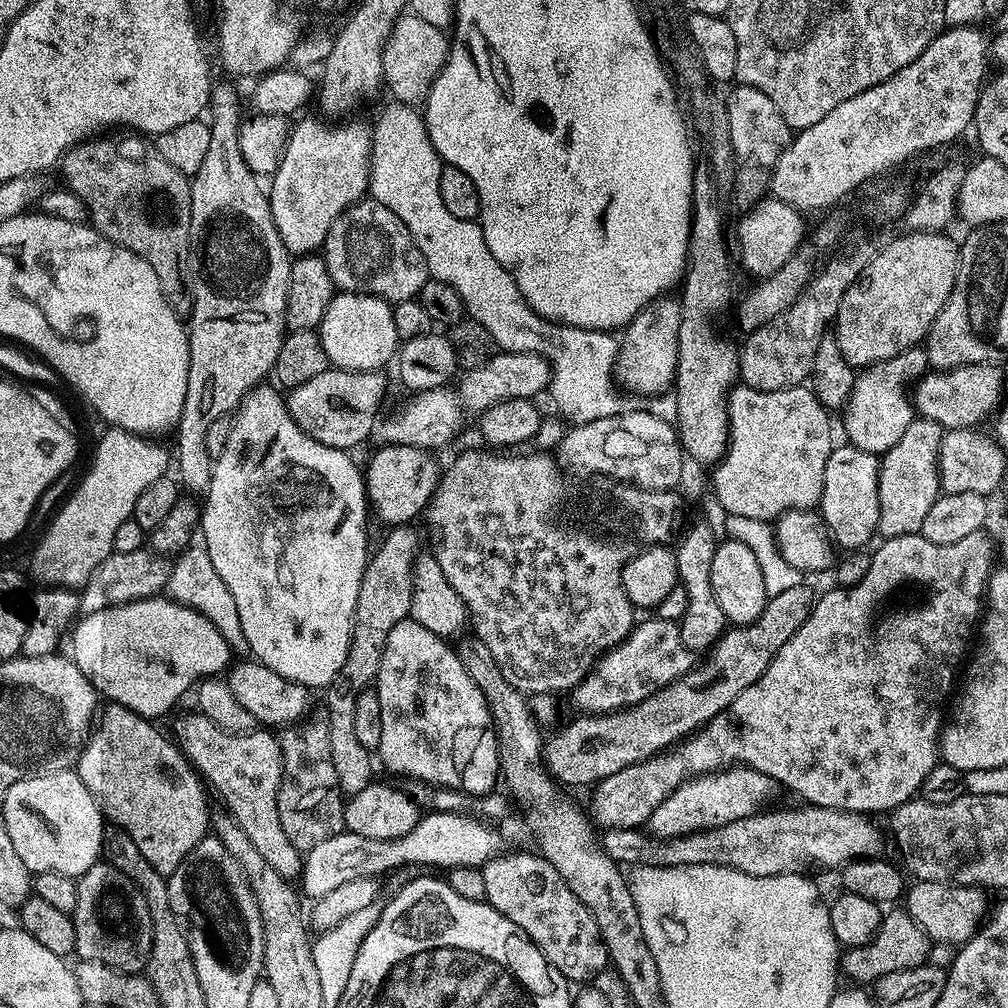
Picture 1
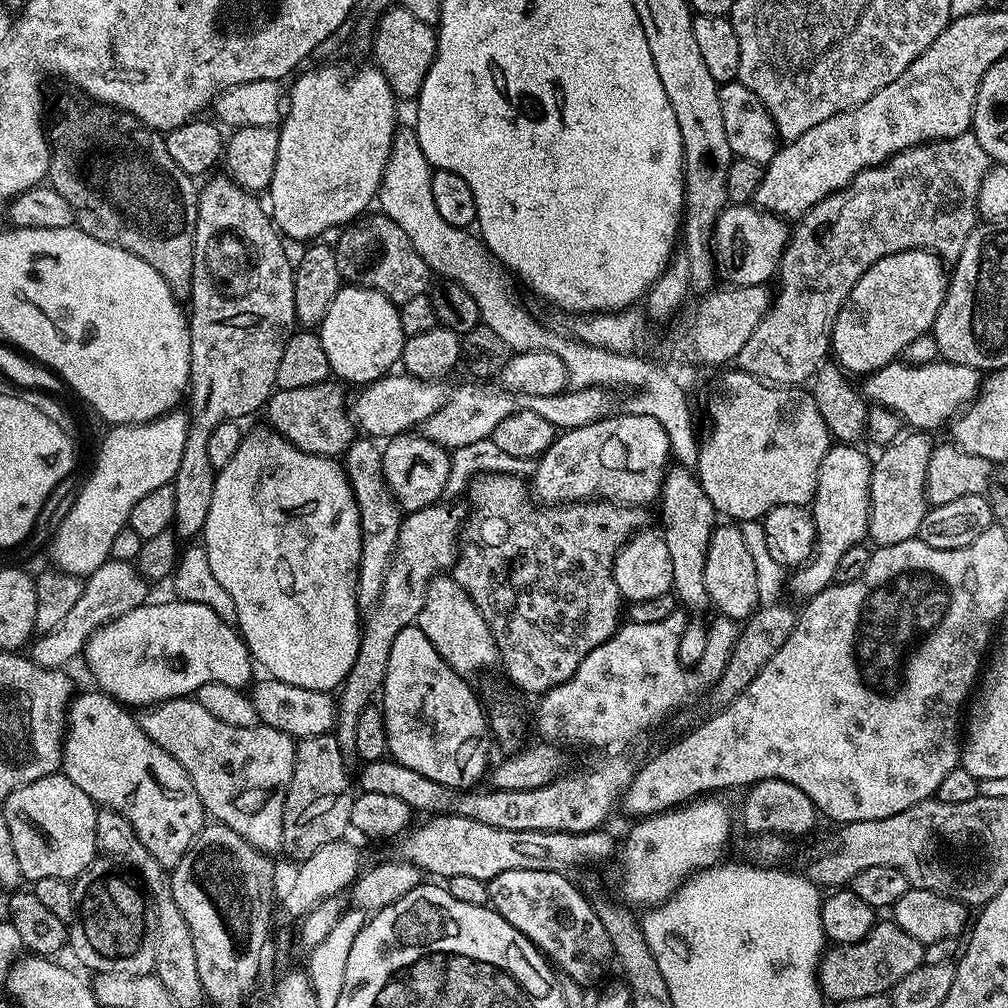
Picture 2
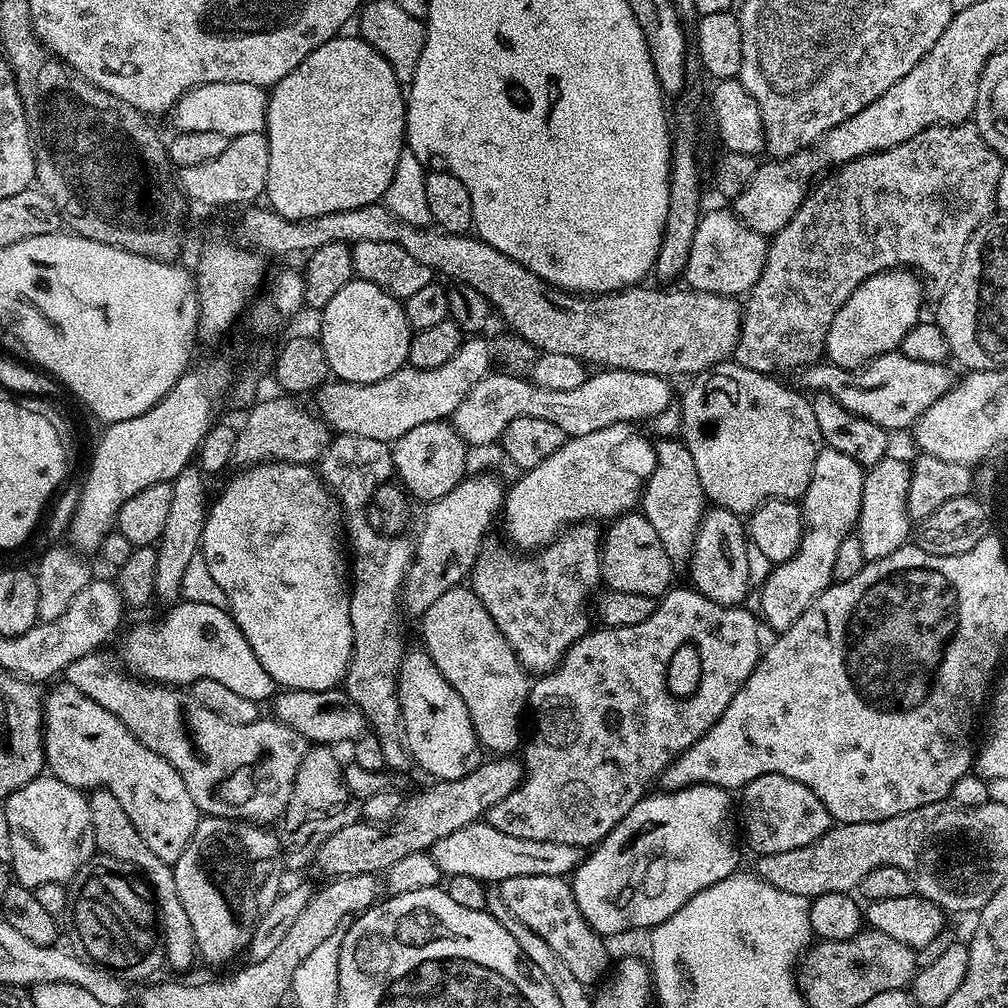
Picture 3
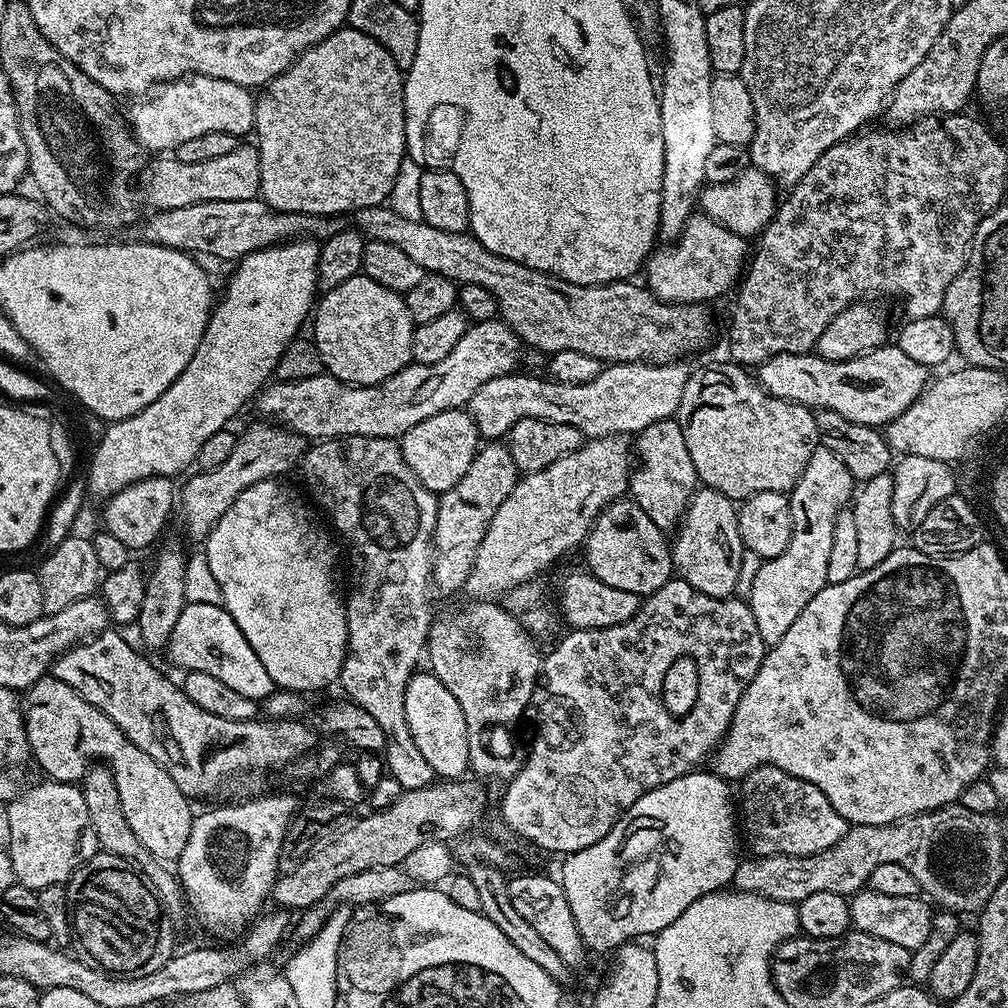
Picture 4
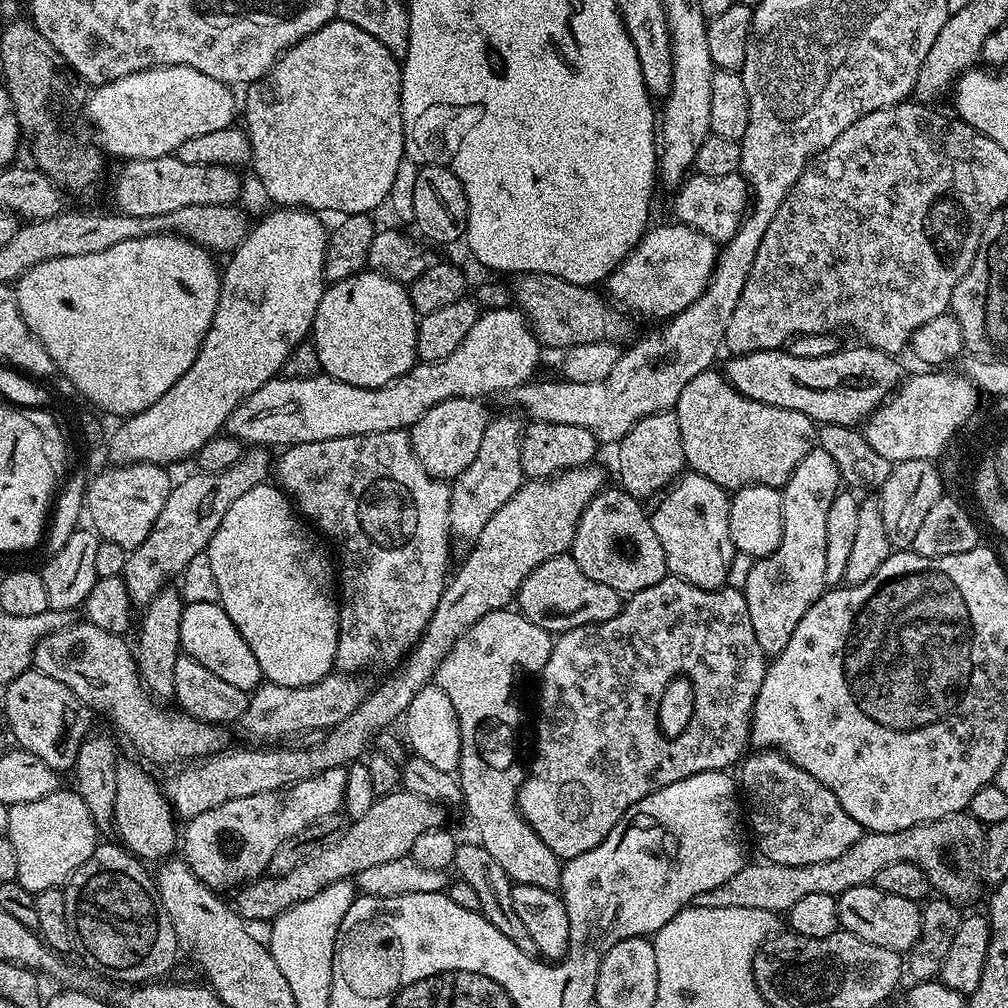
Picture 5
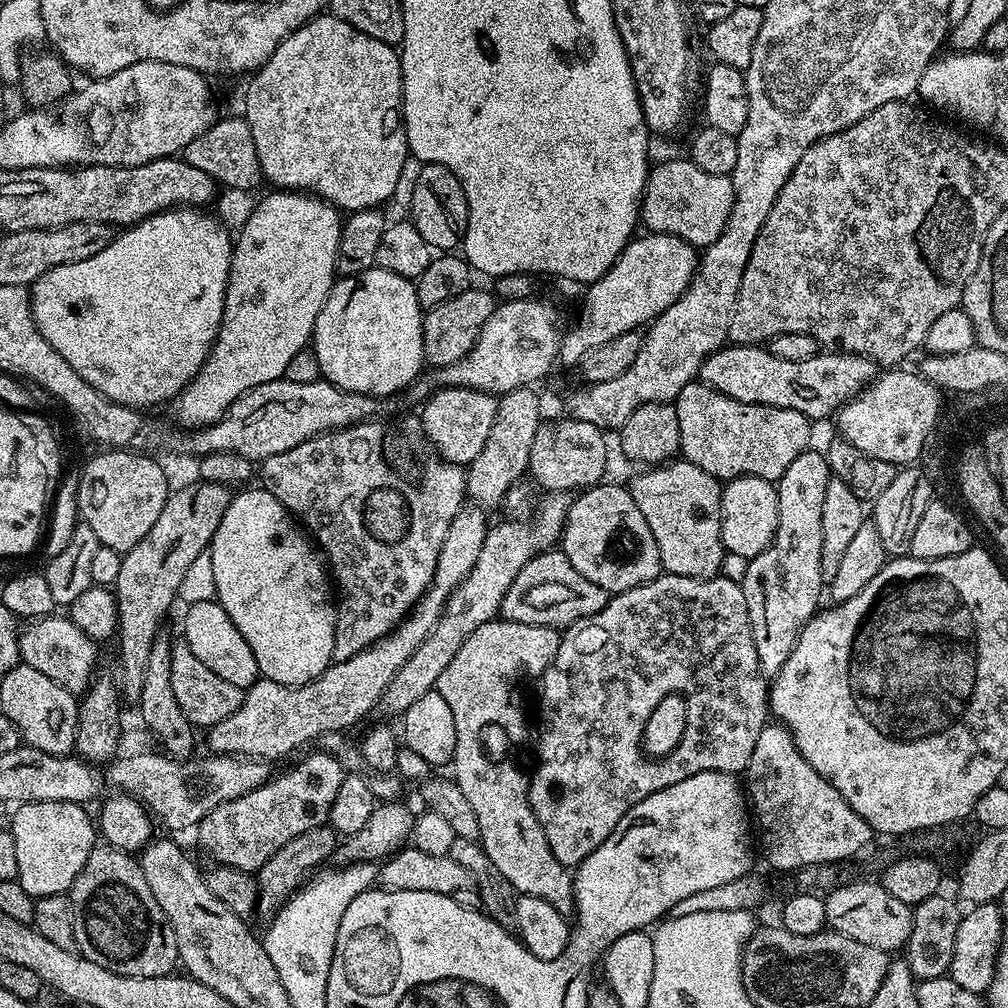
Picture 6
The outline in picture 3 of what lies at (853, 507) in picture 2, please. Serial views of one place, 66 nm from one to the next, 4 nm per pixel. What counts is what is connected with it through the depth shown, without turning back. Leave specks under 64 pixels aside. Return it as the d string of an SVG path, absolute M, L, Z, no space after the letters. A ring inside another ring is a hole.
M821 447L814 462L814 474L810 474L810 486L806 486L799 501L800 516L804 519L800 548L786 562L775 565L764 584L758 588L758 612L763 623L773 628L773 633L779 634L794 626L794 622L798 622L804 611L833 583L832 571L838 546L847 536L853 535L860 516L865 475L866 469L854 462L854 458L842 454L842 450Z

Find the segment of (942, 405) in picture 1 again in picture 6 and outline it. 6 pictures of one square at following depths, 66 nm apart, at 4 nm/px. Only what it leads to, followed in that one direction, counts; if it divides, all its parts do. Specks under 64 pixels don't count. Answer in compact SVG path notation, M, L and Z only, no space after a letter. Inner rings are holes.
M729 343L706 357L698 380L738 402L798 410L809 420L819 422L839 412L849 400L863 392L877 375L878 365L873 360L865 356L851 356L849 352L828 350L805 360L786 362L786 358L772 355L767 347Z

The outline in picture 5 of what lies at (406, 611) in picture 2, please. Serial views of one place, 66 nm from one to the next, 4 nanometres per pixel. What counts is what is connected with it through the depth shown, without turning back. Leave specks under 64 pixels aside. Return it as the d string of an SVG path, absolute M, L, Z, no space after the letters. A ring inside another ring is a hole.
M496 416L489 419L486 430L482 434L482 446L478 446L478 454L462 474L451 481L452 497L450 498L450 518L448 527L451 535L460 540L474 542L478 534L482 534L482 526L490 522L490 518L526 482L522 470L522 450L520 438L522 423L516 416Z

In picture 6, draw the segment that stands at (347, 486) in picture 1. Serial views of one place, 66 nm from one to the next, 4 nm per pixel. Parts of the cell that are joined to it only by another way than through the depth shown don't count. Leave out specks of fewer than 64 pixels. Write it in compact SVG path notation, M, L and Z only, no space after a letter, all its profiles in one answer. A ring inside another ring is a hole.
M244 491L233 495L210 545L216 600L246 638L263 679L305 684L333 663L336 606L330 572L321 549L274 494Z

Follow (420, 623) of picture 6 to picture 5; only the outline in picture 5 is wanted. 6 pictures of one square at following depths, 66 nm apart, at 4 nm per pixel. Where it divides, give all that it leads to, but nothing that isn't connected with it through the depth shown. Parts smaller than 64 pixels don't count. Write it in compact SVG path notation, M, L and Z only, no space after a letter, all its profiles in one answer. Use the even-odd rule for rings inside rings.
M333 671L331 674L324 676L318 682L314 682L310 686L278 686L271 682L261 683L255 692L251 693L246 706L246 714L241 716L238 724L244 727L244 732L248 736L253 736L256 742L284 742L287 736L296 736L299 732L316 732L333 728L335 724L340 724L346 718L350 718L350 714L354 714L354 710L358 710L358 706L363 702L366 695L366 687L360 681L361 677L356 674L345 674L343 672Z

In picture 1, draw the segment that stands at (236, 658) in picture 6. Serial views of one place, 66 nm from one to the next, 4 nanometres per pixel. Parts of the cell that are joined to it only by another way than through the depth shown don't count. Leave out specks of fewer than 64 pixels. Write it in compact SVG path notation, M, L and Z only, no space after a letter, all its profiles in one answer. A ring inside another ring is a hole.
M160 594L85 613L75 621L70 640L71 636L70 658L97 693L105 701L126 706L126 710L134 710L134 714L145 718L166 715L175 706L179 696L187 692L189 695L194 685L201 680L219 677L234 660L232 647L212 622L193 608L182 606Z

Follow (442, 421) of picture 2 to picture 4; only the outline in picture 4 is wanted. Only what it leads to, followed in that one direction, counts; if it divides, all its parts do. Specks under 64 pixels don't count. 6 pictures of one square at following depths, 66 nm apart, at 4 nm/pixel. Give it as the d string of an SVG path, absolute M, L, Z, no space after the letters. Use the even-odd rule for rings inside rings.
M680 362L671 364L661 364L659 366L649 366L646 364L609 364L601 367L598 378L594 378L594 382L582 382L582 386L566 386L565 384L557 384L551 378L541 378L538 376L530 376L527 374L513 374L503 376L502 378L490 378L490 382L486 382L479 388L478 394L474 394L474 398L466 405L466 411L471 414L473 422L476 424L477 430L481 437L487 438L489 441L496 442L501 438L507 437L508 432L514 426L514 422L518 422L522 418L542 418L546 422L562 422L566 426L574 426L586 438L609 438L608 436L624 436L641 432L646 426L650 426L650 422L658 422L659 420L670 420L675 417L678 406L682 402L682 390L686 390L686 382L688 381L689 369L684 369L685 365Z

